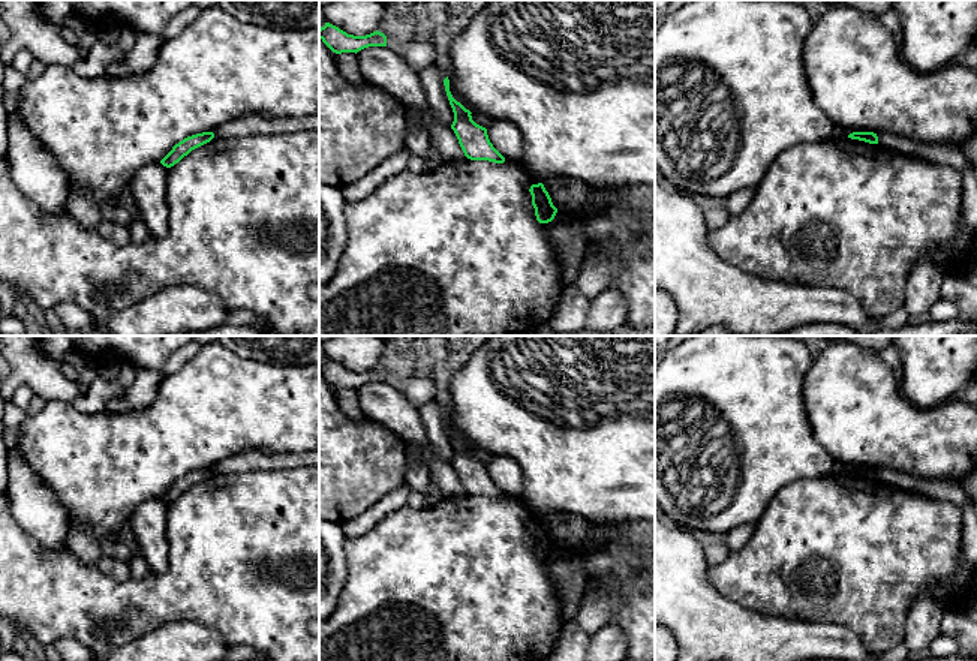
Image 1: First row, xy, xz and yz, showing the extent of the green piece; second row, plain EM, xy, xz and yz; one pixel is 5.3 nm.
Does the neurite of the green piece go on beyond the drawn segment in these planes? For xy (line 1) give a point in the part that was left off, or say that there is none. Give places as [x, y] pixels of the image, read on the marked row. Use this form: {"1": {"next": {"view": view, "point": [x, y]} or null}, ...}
{"1": {"next": null}}

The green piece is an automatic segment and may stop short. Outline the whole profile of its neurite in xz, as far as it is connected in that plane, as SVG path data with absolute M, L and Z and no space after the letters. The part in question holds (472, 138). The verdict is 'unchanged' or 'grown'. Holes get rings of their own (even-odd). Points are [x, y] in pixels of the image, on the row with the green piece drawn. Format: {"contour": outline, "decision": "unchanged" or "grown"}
{"contour": "M448 76L444 79L445 91L454 112L454 130L465 156L471 160L503 163L505 157L493 147L487 129L472 120L472 112L457 102L450 91Z", "decision": "unchanged"}

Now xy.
{"contour": "M202 132L187 136L175 144L172 150L160 160L160 163L166 168L171 168L178 163L184 156L187 156L192 150L210 142L213 138L213 132Z", "decision": "unchanged"}

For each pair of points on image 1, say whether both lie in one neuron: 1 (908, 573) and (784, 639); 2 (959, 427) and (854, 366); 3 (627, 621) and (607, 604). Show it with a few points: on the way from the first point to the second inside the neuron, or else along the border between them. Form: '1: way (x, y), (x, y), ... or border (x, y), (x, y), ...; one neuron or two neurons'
1: border (778, 615), (787, 619), (842, 624), (847, 628); two neurons
2: way (934, 427), (916, 427), (880, 391); one neuron
3: border (591, 585), (609, 588), (621, 603), (607, 622); two neurons

